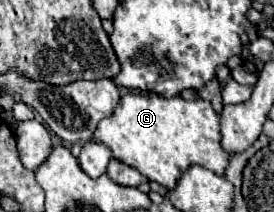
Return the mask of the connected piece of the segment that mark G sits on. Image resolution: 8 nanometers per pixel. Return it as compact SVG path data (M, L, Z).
M128 93L120 99L116 111L110 117L100 121L100 125L94 133L94 141L108 145L112 149L114 159L138 169L150 181L160 183L168 191L172 191L178 185L180 175L190 165L202 165L202 167L214 171L216 175L222 175L230 163L230 157L232 157L220 145L220 115L214 111L210 101L204 101L200 97L186 101L182 97L170 97L168 99L168 97L154 95L154 93L136 93L136 95Z

